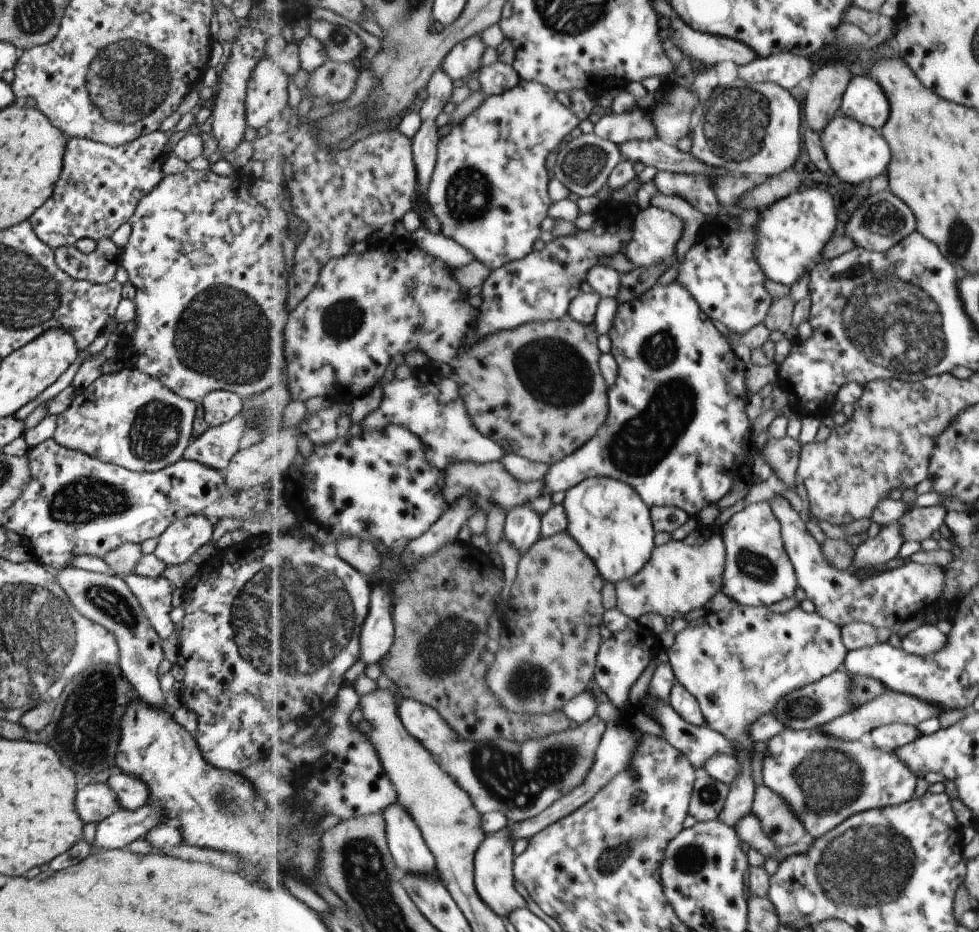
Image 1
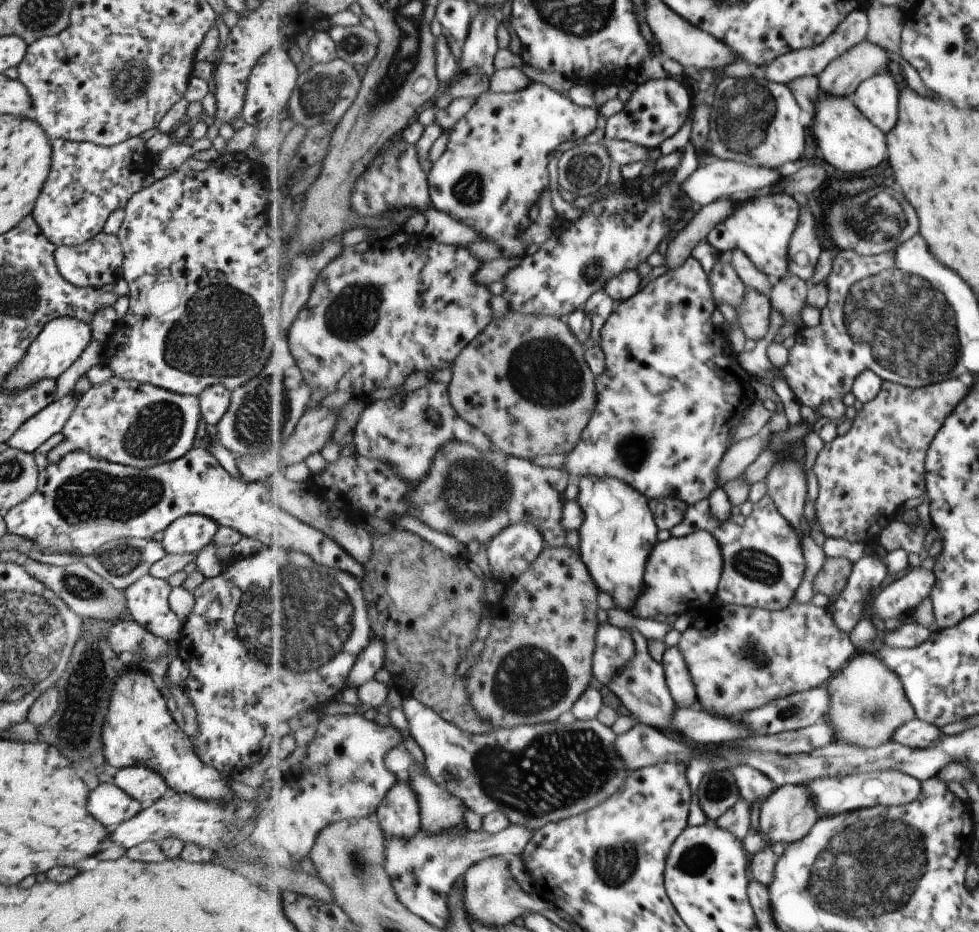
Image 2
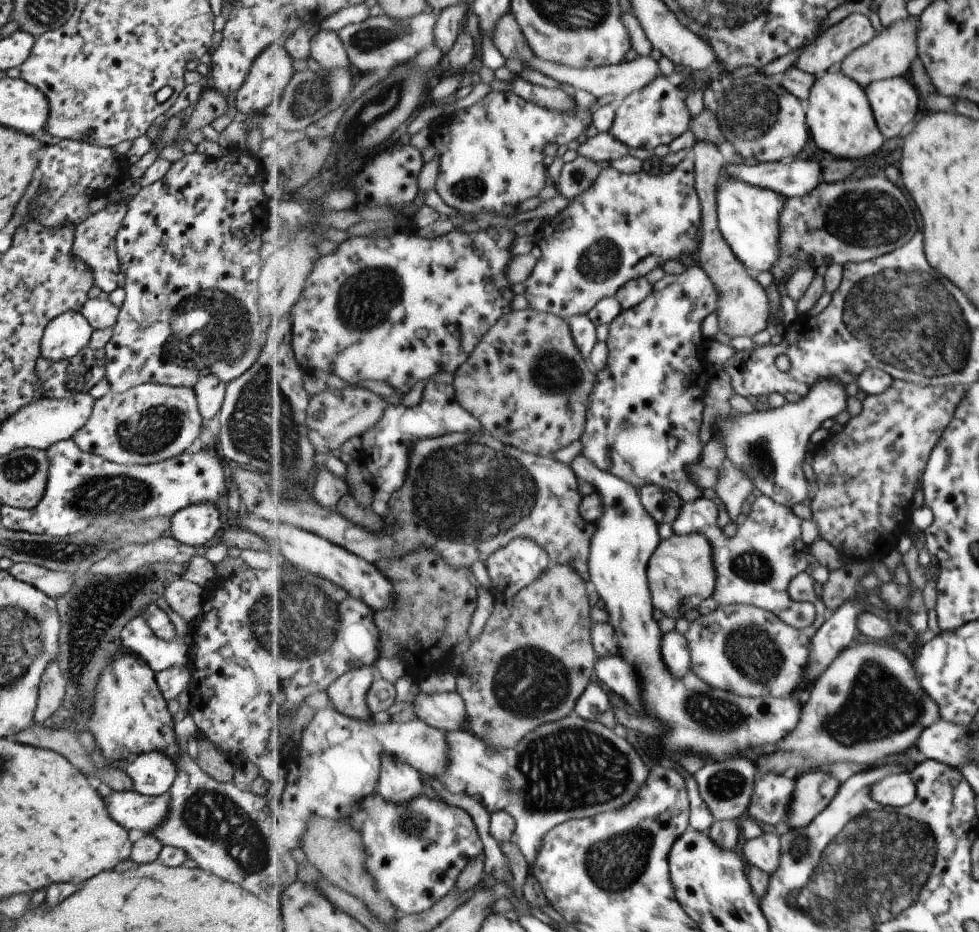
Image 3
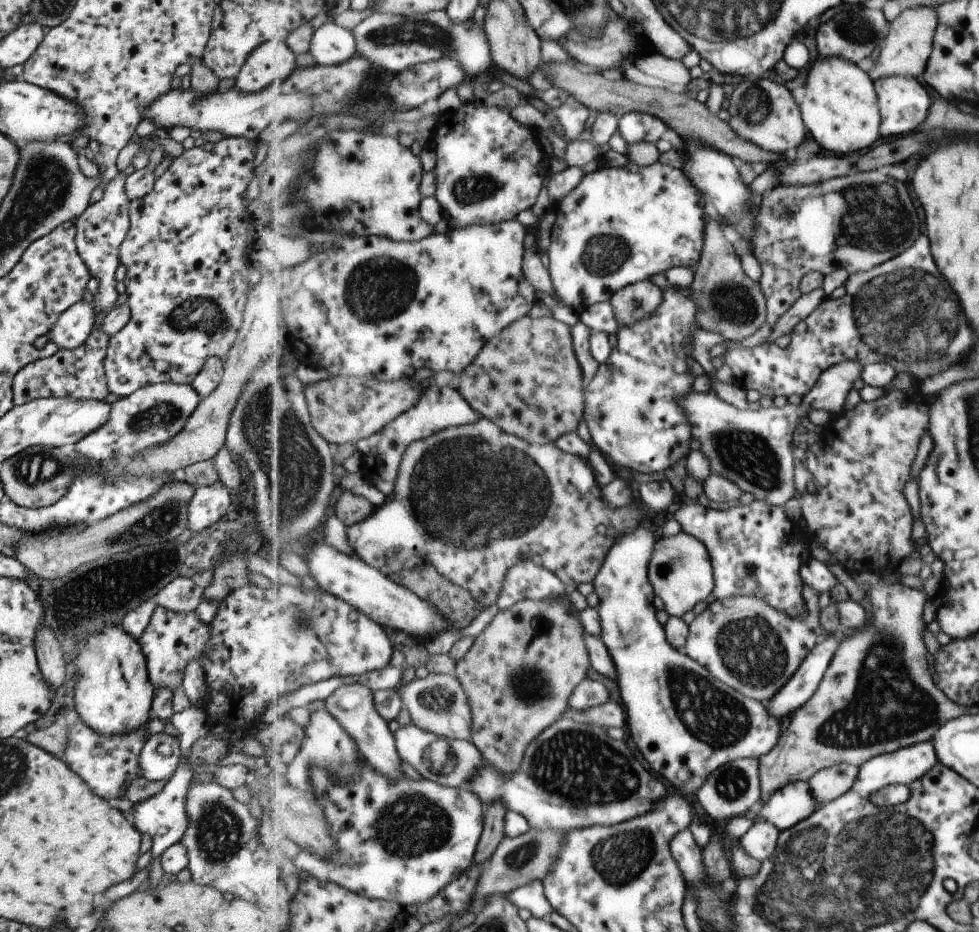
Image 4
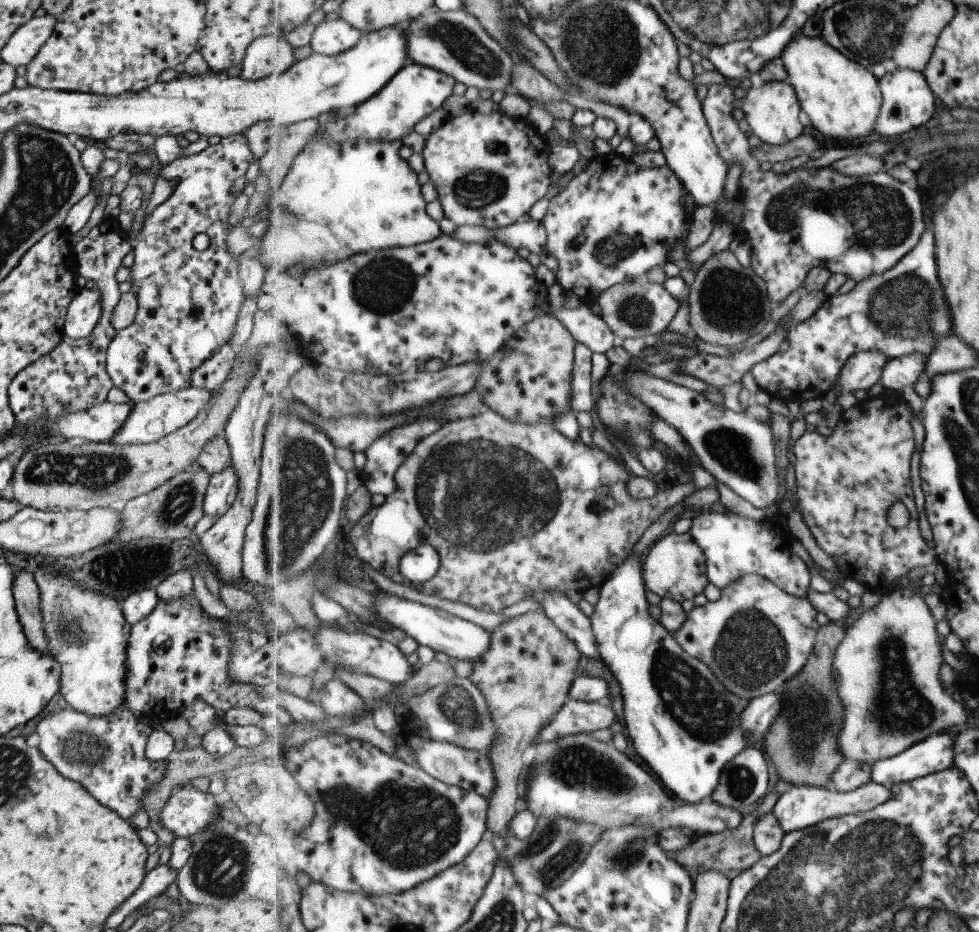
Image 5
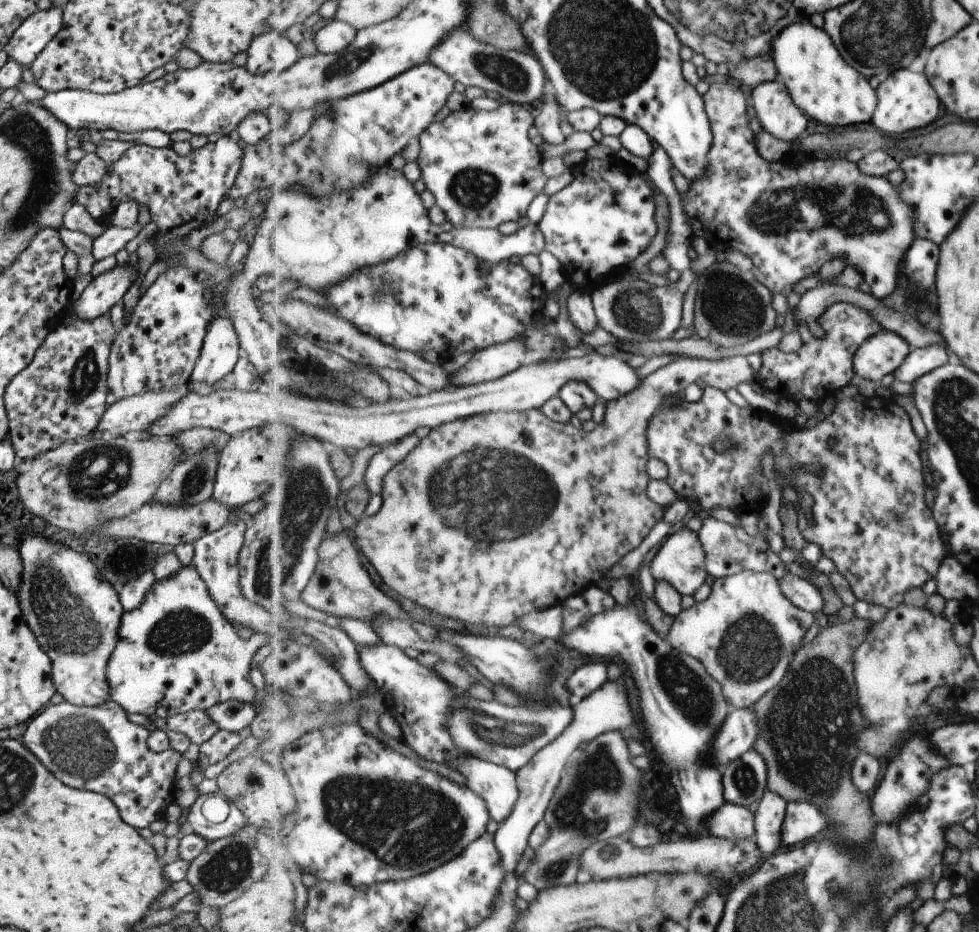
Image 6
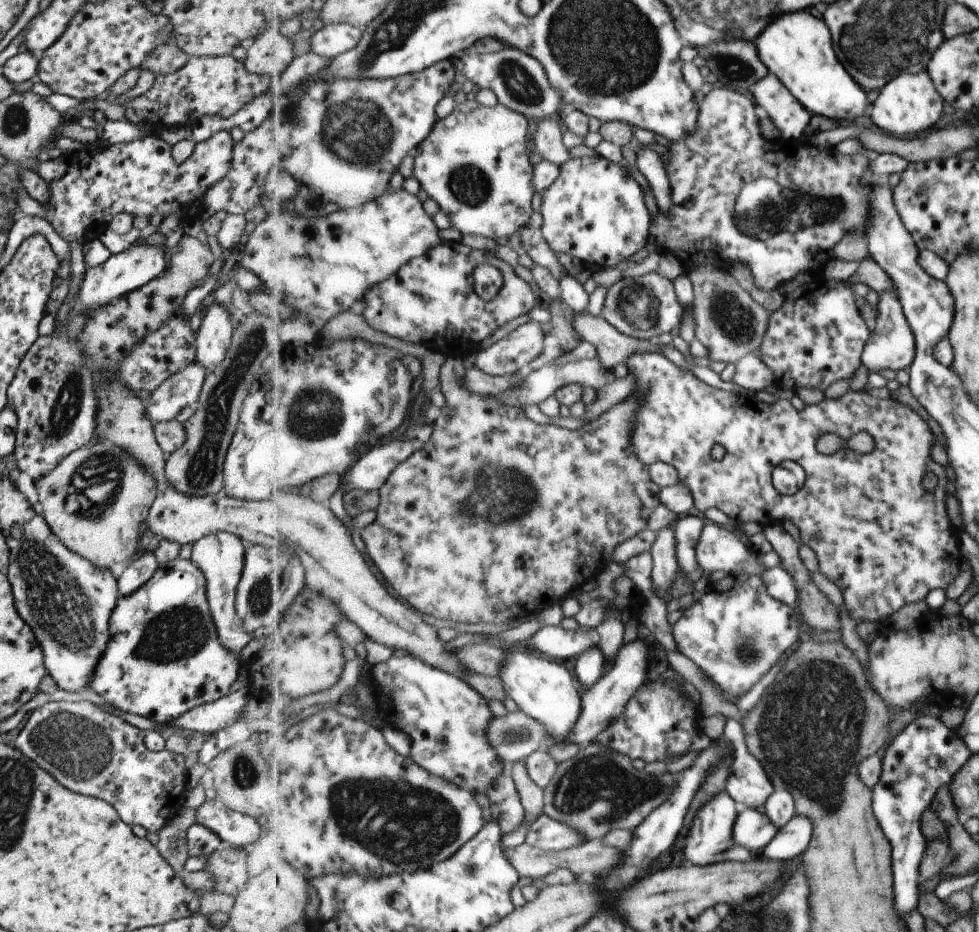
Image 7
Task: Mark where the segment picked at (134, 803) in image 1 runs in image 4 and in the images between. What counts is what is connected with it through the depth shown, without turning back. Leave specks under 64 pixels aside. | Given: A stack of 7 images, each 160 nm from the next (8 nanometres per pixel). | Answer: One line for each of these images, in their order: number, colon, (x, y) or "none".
2: (144, 785)
3: (151, 773)
4: (158, 759)

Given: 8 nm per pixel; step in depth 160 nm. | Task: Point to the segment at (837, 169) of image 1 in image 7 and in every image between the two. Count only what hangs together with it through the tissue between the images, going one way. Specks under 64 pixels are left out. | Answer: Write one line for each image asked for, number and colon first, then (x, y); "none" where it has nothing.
2: (846, 138)
3: (843, 123)
4: (841, 108)
5: (842, 99)
6: (821, 81)
7: (798, 48)

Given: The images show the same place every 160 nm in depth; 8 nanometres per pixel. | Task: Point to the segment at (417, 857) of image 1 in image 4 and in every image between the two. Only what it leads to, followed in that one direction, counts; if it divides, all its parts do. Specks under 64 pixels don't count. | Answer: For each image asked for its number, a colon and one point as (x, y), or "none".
2: (400, 814)
3: (399, 782)
4: (353, 705)

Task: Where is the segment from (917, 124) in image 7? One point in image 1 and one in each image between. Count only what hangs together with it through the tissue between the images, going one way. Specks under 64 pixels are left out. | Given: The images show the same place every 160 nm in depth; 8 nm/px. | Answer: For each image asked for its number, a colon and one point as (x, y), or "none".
1: (865, 100)
2: (878, 97)
3: (895, 101)
4: (904, 102)
5: (909, 103)
6: (906, 100)

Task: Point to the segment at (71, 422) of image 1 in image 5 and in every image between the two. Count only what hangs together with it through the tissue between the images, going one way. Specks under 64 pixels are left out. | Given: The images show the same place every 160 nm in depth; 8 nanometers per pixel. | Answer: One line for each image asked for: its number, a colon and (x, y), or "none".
2: (137, 424)
3: (148, 423)
4: (152, 415)
5: (149, 421)

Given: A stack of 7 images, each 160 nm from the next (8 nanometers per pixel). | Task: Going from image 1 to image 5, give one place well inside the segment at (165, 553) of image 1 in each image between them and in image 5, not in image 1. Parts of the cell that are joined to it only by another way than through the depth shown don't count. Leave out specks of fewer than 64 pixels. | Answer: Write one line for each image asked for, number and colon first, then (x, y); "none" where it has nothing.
2: (188, 534)
3: (193, 525)
4: (208, 504)
5: (220, 492)

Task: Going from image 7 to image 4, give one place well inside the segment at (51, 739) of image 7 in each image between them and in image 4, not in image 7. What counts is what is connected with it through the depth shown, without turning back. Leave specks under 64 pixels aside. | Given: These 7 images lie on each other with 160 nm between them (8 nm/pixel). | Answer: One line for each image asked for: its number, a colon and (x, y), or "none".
4: (106, 764)
5: (105, 756)
6: (95, 748)

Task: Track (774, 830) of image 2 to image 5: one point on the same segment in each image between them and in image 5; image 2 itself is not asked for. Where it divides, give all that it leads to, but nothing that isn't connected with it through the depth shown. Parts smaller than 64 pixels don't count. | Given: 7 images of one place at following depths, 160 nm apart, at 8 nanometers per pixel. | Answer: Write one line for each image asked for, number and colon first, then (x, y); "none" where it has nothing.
3: (815, 791)
4: (830, 783)
5: (851, 775)

